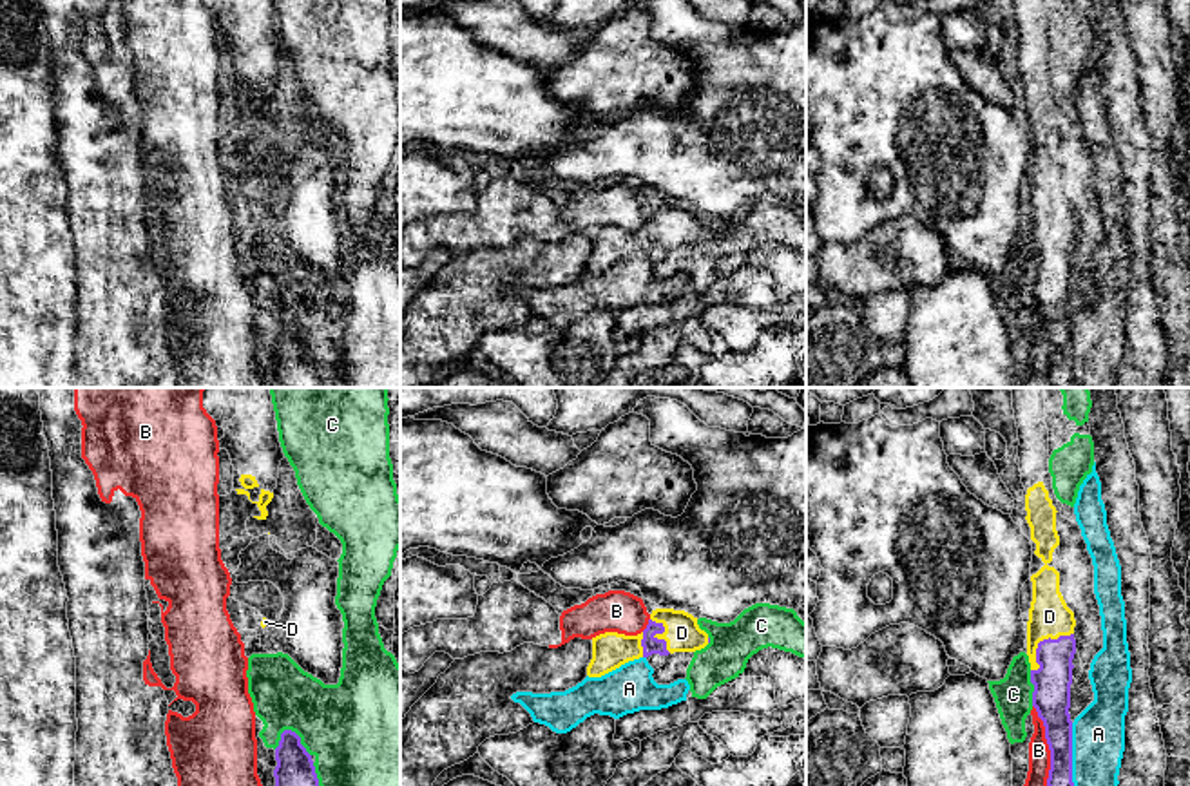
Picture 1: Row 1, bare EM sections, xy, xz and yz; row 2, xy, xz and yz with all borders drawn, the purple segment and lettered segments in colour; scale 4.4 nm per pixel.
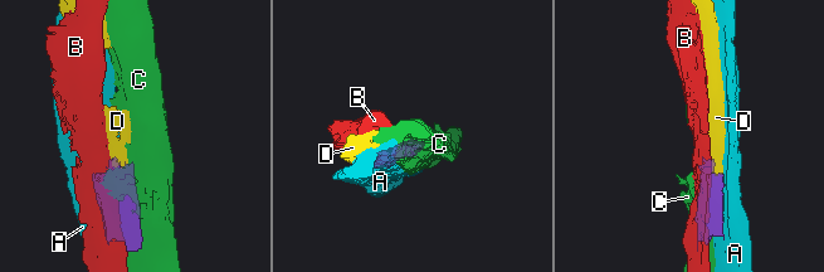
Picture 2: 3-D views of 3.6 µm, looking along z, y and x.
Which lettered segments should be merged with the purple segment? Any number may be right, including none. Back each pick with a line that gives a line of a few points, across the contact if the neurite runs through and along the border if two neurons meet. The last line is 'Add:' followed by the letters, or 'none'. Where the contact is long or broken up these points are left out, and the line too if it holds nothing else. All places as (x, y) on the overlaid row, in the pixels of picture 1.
Add: D

